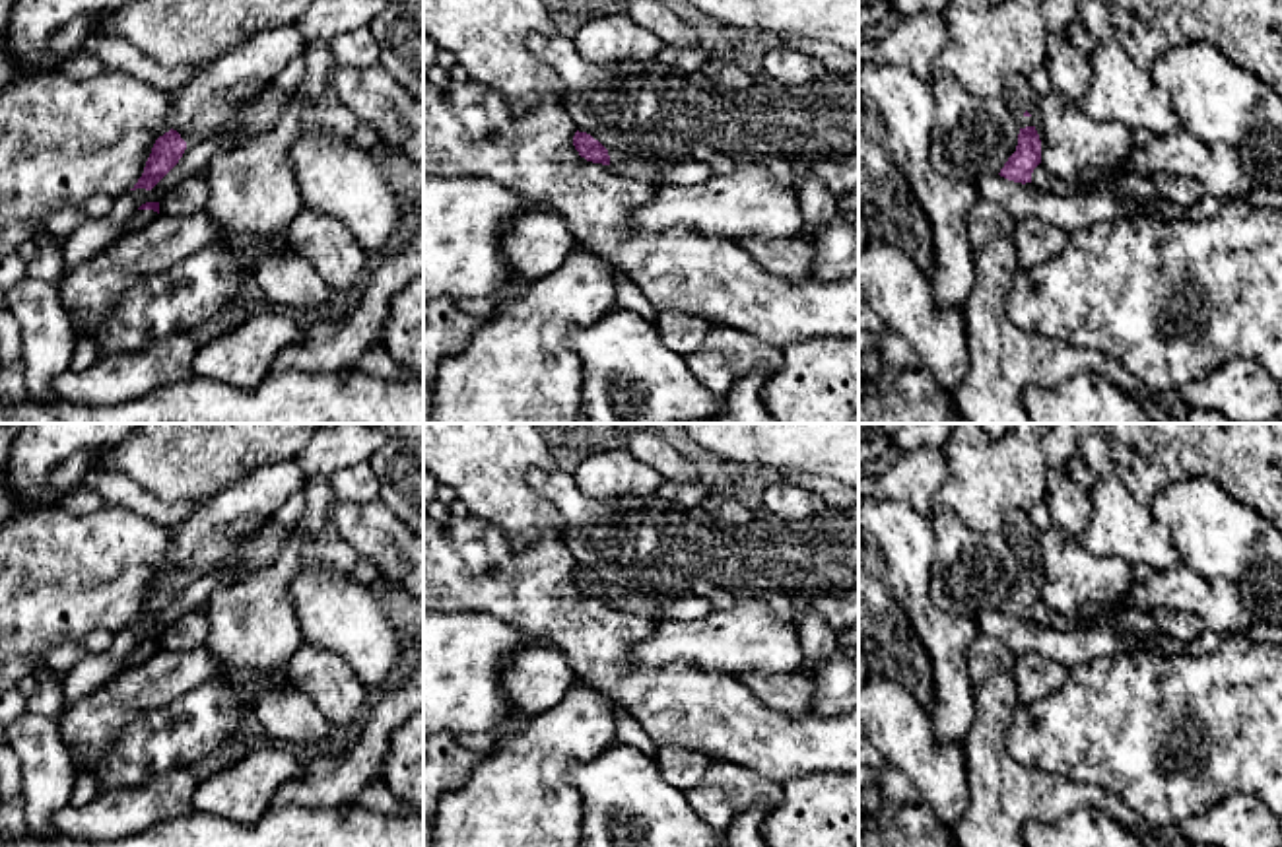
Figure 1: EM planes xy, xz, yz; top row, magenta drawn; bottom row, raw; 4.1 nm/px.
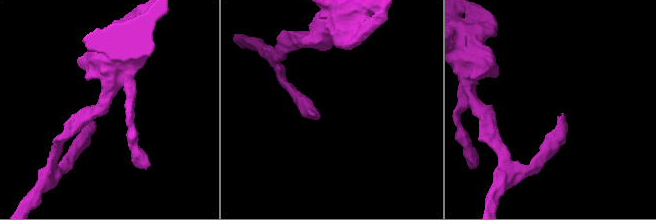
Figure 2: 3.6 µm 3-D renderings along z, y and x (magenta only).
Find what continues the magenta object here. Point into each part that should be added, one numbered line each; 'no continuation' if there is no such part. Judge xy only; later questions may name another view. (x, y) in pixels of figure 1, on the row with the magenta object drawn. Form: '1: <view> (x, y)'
1: xy (201, 107)

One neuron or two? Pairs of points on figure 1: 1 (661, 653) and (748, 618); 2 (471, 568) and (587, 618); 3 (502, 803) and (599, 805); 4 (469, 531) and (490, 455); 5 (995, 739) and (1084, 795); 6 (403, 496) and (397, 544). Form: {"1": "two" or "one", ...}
{"1": "one", "2": "one", "3": "two", "4": "two", "5": "one", "6": "two"}

